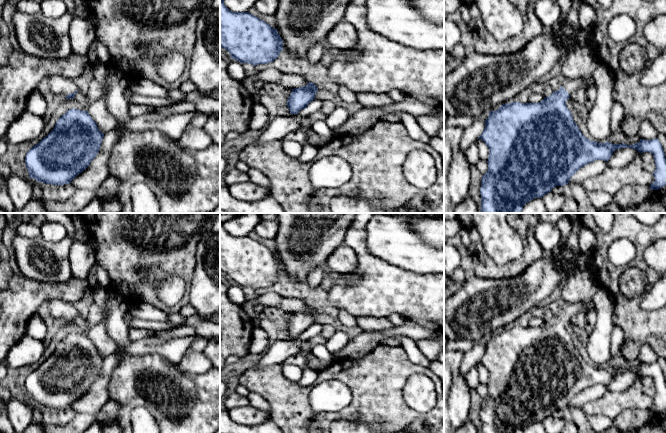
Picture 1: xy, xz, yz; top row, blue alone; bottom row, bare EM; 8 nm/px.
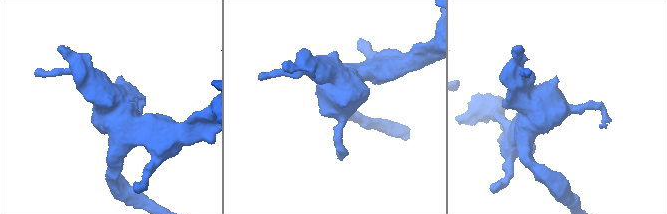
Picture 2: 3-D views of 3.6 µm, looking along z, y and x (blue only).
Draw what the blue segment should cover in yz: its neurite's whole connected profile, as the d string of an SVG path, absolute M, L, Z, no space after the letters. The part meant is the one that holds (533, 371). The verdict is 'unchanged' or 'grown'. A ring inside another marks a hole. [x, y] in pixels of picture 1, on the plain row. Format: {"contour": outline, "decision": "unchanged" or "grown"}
{"contour": "M563 303L562 310L549 321L544 321L538 327L511 326L500 330L496 335L490 335L485 344L485 352L478 363L485 366L489 372L488 394L481 403L481 433L523 433L523 430L535 422L542 422L556 410L564 410L570 402L582 391L595 384L608 385L613 376L621 372L633 372L639 377L652 377L656 393L653 397L655 405L650 409L651 414L658 414L666 409L666 382L663 371L658 362L652 364L640 363L633 369L612 368L608 365L598 367L587 363L575 347L566 325L570 318L578 313L587 313L589 305L586 303Z", "decision": "grown"}

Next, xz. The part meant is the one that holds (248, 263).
{"contour": "M220 222L220 271L226 273L232 283L256 290L277 283L283 274L283 265L277 253L249 236L232 236Z", "decision": "unchanged"}

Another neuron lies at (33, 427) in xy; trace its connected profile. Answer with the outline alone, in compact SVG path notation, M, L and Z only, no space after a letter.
M31 423L29 427L22 433L47 433L41 424Z

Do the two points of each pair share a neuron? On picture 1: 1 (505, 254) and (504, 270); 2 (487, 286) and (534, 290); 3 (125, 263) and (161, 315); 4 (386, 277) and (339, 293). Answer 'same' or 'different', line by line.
1: different
2: same
3: different
4: same

